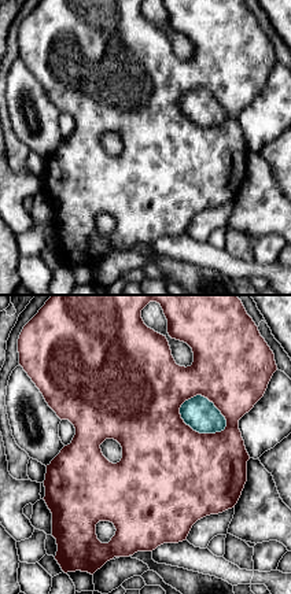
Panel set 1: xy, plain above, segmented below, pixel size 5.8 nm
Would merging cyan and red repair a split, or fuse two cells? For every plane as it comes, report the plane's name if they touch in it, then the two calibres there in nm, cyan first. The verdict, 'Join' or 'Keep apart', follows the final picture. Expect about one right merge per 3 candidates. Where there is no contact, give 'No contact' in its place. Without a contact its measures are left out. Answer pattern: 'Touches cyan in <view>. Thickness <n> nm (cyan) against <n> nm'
Touches cyan in xy. Thickness 190 nm (cyan) against 500 nm

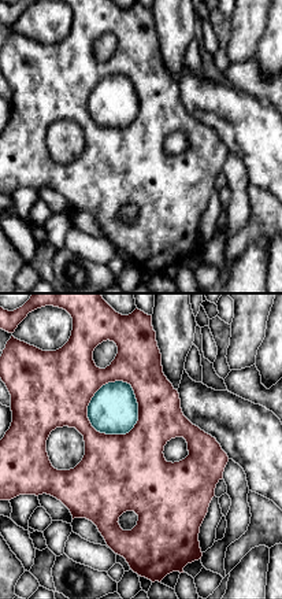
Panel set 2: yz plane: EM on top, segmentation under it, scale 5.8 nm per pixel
Touches cyan in yz. Thickness 280 nm (cyan) against 460 nm

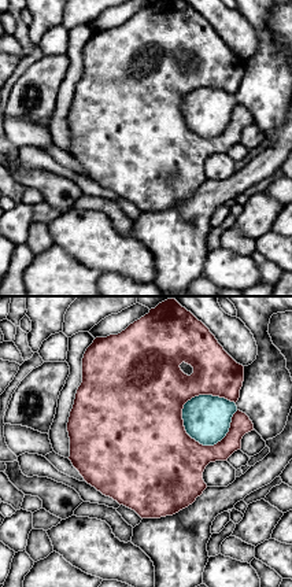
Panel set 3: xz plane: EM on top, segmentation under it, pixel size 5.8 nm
Touches cyan in xz. Thickness 280 nm (cyan) against 400 nm

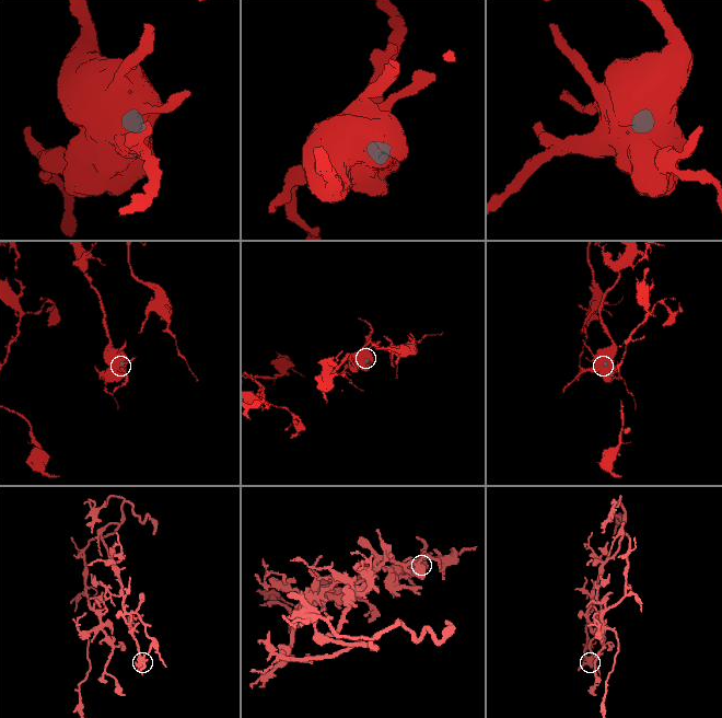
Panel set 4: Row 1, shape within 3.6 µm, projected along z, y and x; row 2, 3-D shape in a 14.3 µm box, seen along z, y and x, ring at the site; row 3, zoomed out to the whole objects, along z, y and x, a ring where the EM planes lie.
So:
Keep apart

